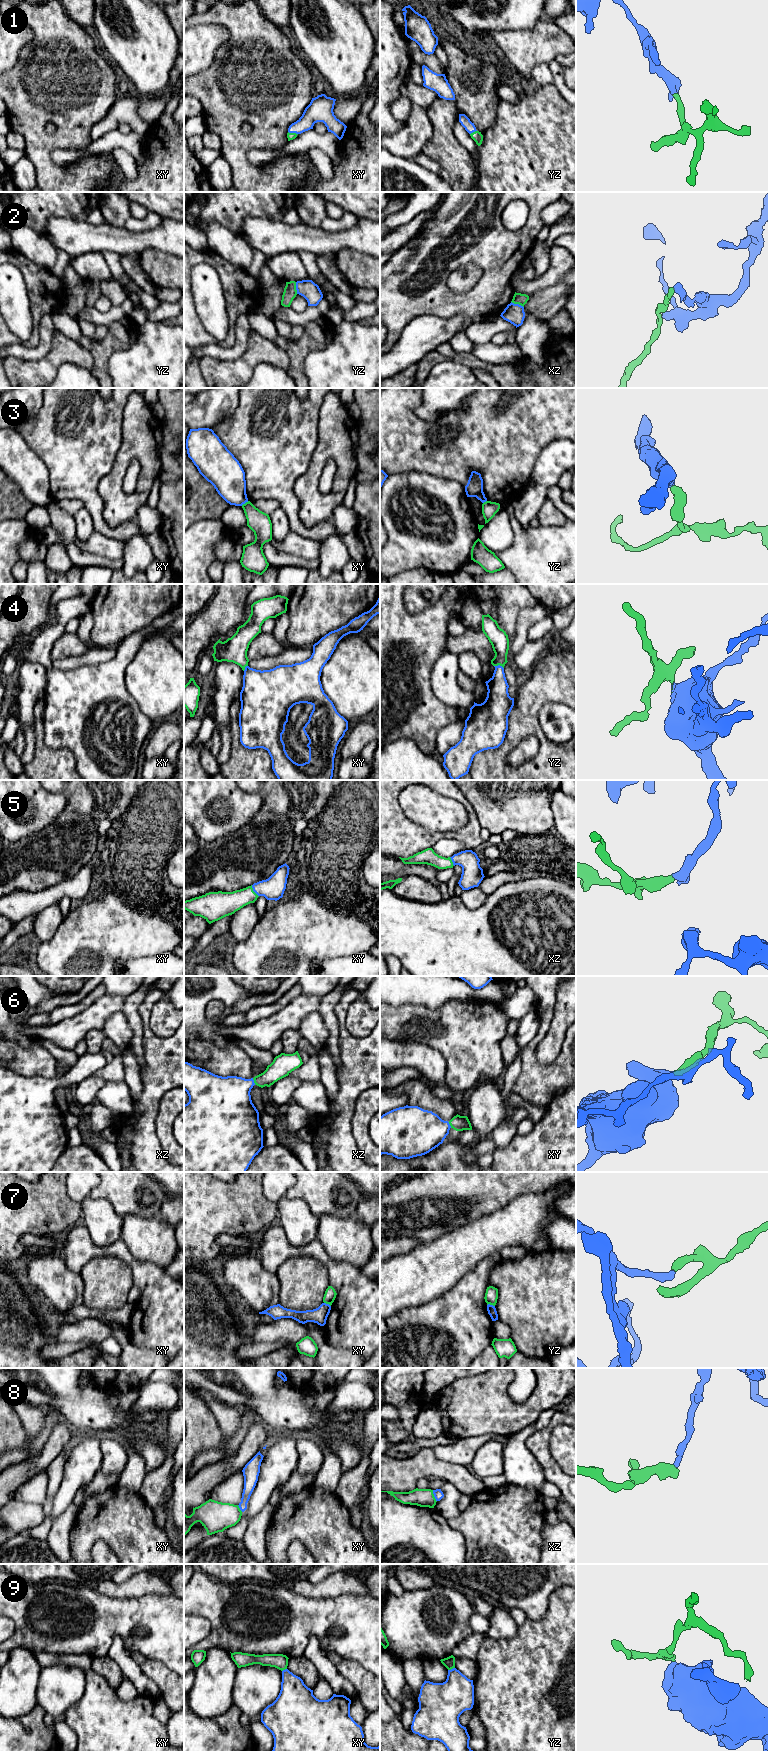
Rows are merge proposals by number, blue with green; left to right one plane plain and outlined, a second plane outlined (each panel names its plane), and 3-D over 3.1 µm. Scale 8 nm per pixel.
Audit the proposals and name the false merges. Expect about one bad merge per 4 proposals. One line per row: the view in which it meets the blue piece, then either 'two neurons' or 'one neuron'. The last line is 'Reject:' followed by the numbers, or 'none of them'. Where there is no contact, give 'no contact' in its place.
1: meets blue in xy; one neuron
2: meets blue in xz; two neurons
3: meets blue in xy; two neurons
4: meets blue in yz; one neuron
5: meets blue in xy; one neuron
6: meets blue in xz; one neuron
7: meets blue in yz; two neurons
8: meets blue in xz; two neurons
9: meets blue in yz; two neurons
Reject: 2, 3, 7, 8, 9

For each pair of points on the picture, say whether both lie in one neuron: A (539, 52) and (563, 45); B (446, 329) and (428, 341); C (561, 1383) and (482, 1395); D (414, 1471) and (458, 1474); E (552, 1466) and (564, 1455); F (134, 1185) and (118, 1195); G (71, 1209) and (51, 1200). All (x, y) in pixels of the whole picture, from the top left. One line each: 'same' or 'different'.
A: same
B: same
C: same
D: same
E: different
F: same
G: same

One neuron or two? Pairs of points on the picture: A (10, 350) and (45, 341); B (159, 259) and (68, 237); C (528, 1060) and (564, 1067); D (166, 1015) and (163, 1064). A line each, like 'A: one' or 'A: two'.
A: one
B: two
C: one
D: two

